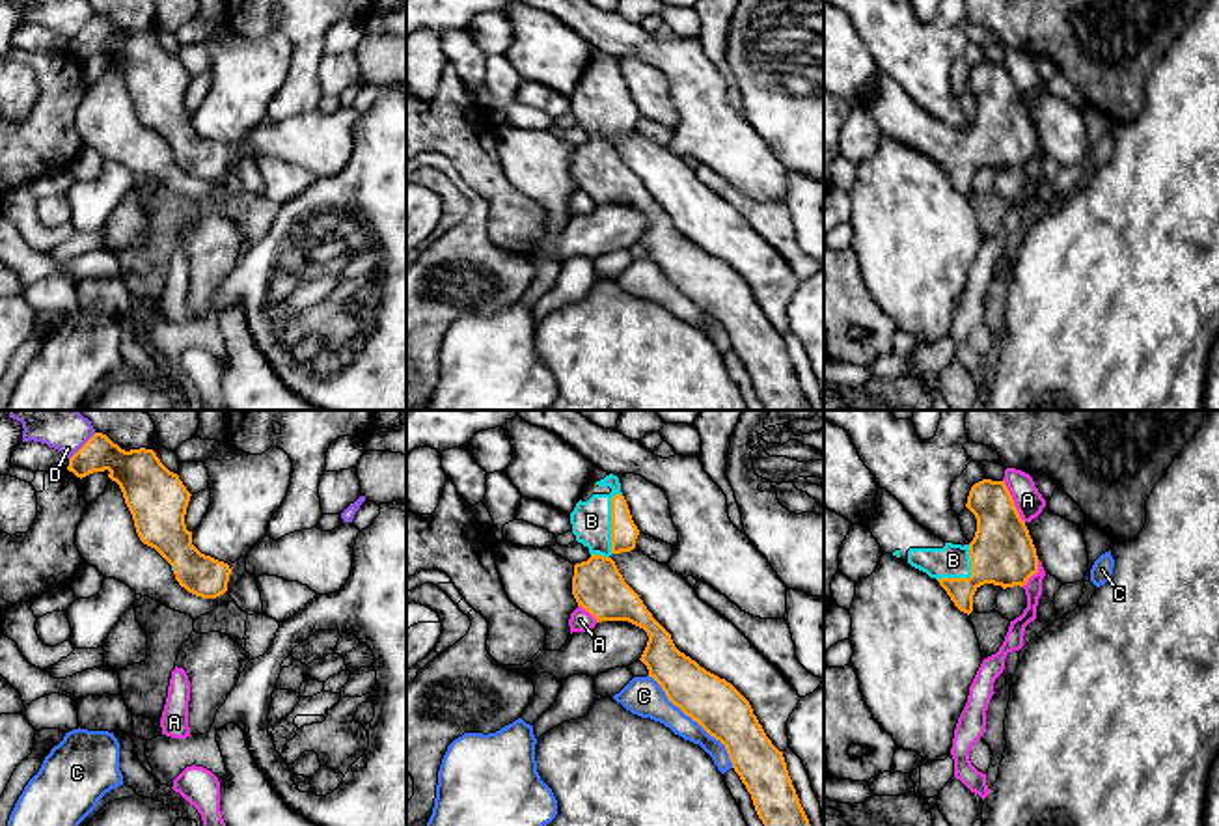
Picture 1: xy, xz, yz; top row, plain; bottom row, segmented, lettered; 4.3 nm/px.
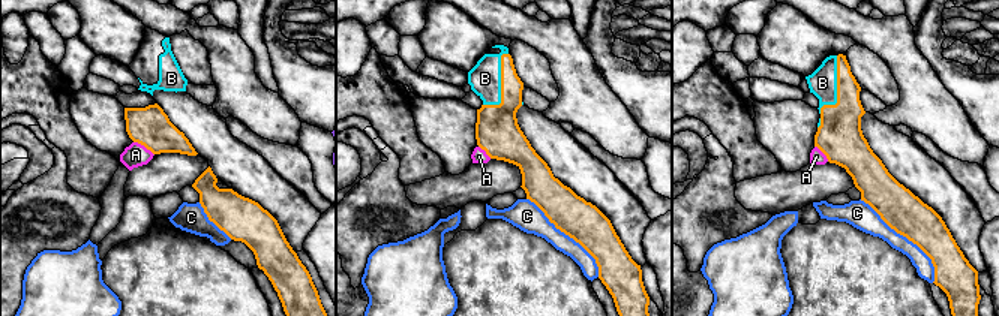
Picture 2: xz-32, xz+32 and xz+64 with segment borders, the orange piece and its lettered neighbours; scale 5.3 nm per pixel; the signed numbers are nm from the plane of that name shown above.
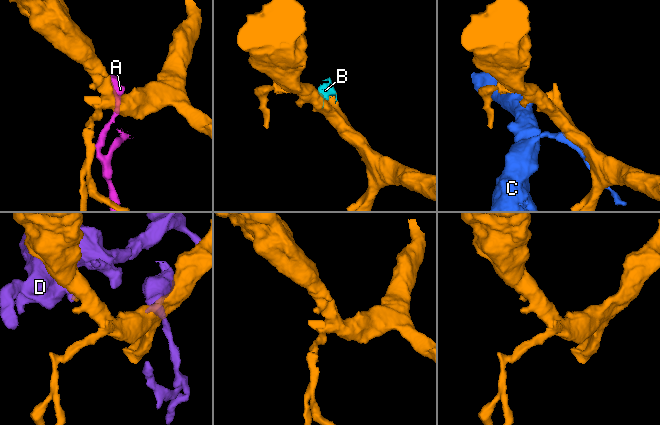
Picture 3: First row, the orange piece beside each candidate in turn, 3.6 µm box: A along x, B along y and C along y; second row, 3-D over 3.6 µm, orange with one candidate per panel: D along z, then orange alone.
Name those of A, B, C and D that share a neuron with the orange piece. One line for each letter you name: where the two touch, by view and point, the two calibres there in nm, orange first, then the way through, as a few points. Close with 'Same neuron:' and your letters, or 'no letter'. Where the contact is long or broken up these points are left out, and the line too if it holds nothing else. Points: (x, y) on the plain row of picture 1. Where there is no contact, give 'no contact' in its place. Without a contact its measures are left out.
B: contact xz (612, 103); calibres 110 and 180 nm; way xz (625, 114), (612, 103), (591, 103)
Same neuron: B

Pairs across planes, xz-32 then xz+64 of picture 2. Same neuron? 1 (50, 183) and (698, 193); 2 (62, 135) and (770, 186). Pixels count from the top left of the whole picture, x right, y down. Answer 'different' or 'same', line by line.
1: same
2: different

